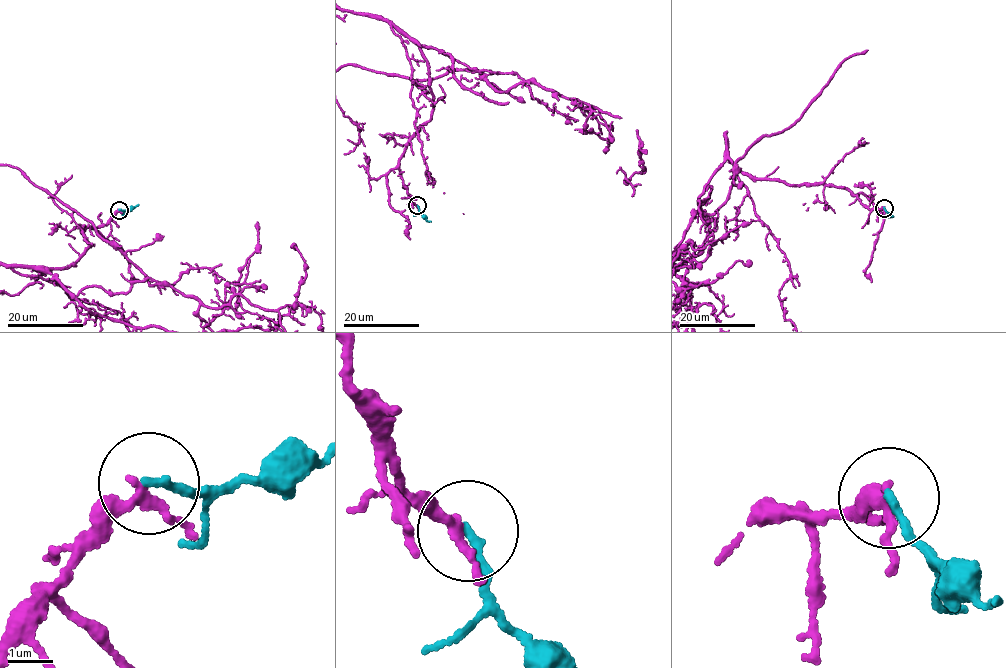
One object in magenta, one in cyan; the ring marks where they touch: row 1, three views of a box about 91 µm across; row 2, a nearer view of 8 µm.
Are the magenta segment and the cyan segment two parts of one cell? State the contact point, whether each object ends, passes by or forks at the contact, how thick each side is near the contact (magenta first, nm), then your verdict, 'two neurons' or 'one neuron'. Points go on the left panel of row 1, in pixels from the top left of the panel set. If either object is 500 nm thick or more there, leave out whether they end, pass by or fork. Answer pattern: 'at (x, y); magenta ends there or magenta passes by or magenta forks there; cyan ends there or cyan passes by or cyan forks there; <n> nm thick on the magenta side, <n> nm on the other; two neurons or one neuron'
at (119, 210); magenta passes by; cyan ends there; 200 nm thick on the magenta side, 180 nm on the other; two neurons

